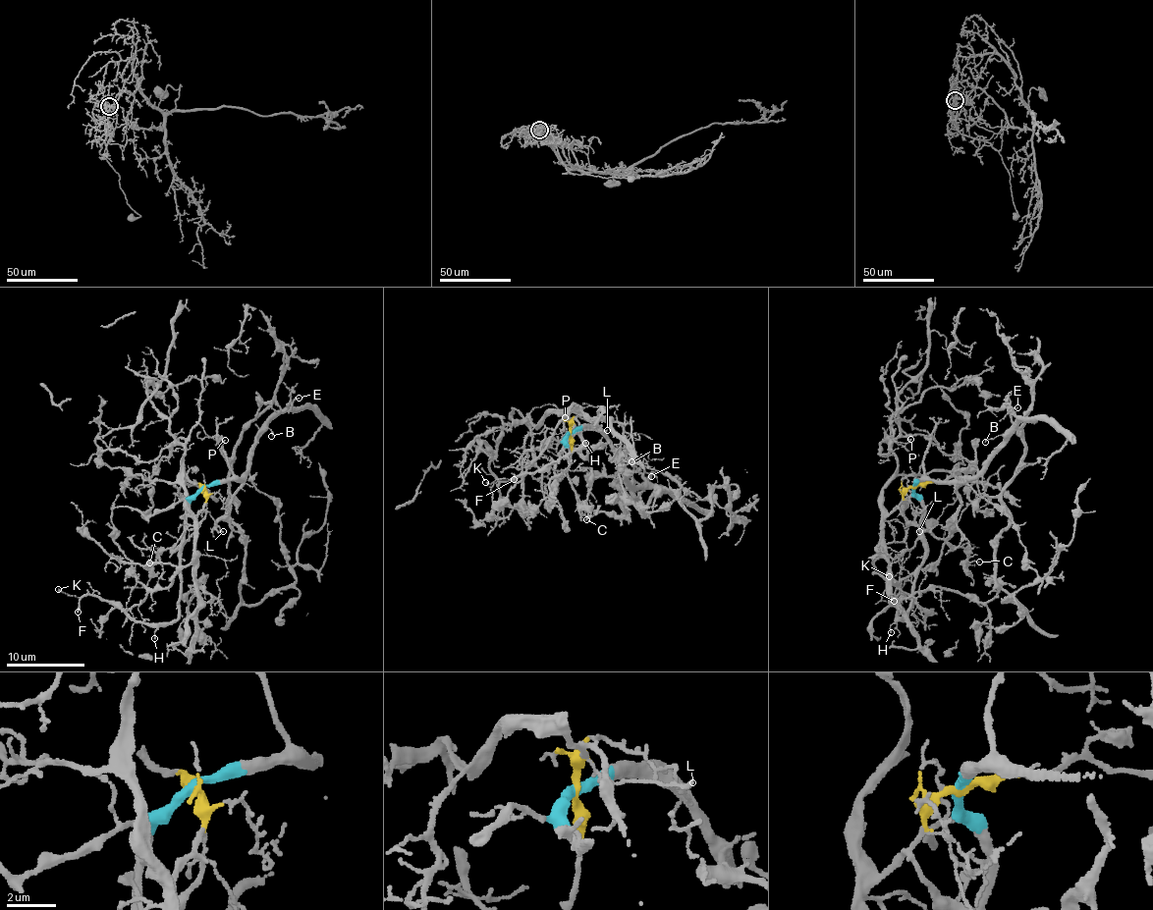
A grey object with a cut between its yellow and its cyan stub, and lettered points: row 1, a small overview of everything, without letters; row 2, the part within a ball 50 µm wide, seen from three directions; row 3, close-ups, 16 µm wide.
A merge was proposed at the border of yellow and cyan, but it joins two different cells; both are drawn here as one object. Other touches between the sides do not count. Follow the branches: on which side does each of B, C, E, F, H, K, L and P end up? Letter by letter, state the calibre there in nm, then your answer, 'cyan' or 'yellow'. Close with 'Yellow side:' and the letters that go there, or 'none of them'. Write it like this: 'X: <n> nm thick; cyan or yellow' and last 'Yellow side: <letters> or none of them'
B: 90 nm thick; cyan
C: 110 nm thick; yellow
E: 90 nm thick; cyan
F: 220 nm thick; cyan
H: 120 nm thick; cyan
K: 130 nm thick; cyan
L: 140 nm thick; yellow
P: 90 nm thick; yellow
Yellow side: C, L, P

